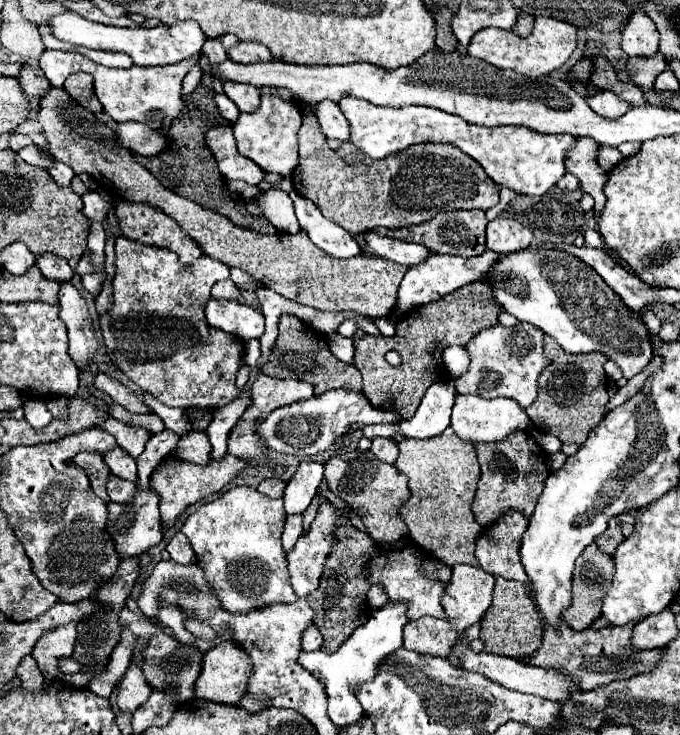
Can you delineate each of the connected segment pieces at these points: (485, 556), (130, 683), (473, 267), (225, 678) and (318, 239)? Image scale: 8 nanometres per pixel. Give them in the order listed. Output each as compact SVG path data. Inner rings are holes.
M506 510L498 522L494 526L488 526L480 532L480 536L476 538L476 560L480 564L482 570L494 574L494 576L502 576L502 578L510 578L510 580L526 580L528 576L524 572L524 566L520 562L520 540L522 534L528 528L528 520L522 512L516 510Z
M136 639L130 666L128 666L126 674L122 676L122 680L118 684L116 704L122 712L134 712L152 694L152 688L146 684L146 678L142 676L142 668L140 668L142 666L143 651L147 645L147 640Z
M486 250L484 254L474 256L474 258L462 258L462 256L452 256L452 254L430 252L424 262L420 262L418 266L412 266L412 268L406 272L406 276L404 276L402 284L400 284L400 290L398 290L396 310L408 312L408 310L412 310L414 306L422 306L422 304L440 300L442 296L454 292L456 288L480 280L480 278L488 272L490 264L494 264L494 260L496 260L498 256L500 256L500 254L494 254L494 252L490 252L490 250Z
M220 642L202 656L202 672L194 684L194 694L196 698L210 702L234 704L234 700L242 696L242 684L246 684L246 676L250 676L250 660L246 660L246 654L234 642Z
M290 192L290 198L296 208L296 218L300 222L300 230L308 234L308 238L322 248L324 252L336 256L336 258L352 258L360 254L360 246L356 240L338 224L324 218L310 200L304 196L298 196L296 192Z

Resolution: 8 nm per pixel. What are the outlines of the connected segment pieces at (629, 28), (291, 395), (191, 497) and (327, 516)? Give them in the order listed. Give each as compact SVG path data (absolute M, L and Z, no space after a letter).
M642 8L634 10L622 26L622 50L628 56L650 56L658 52L658 30Z
M259 372L252 398L254 398L254 422L272 410L294 404L298 400L308 400L314 396L314 388L306 382L294 379L268 378Z
M226 456L224 462L210 462L208 466L198 466L190 462L178 462L178 460L168 460L164 462L150 480L150 486L160 494L160 514L162 514L162 532L172 528L178 520L178 516L192 504L196 504L202 498L210 498L218 494L224 486L232 482L230 478L230 458Z
M322 502L320 508L318 508L318 516L316 516L314 526L310 526L310 532L306 536L298 538L294 550L288 554L290 582L292 582L294 592L300 598L308 596L310 592L314 592L318 588L318 582L320 582L320 576L322 576L320 572L322 572L322 566L324 566L324 556L328 556L328 552L334 546L334 526L338 526L340 518L348 516L348 514L350 512L346 512L346 510L336 510L334 504L330 504L330 502Z

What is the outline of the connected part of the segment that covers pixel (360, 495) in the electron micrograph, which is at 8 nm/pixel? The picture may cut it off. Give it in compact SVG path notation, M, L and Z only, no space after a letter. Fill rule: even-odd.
M370 450L368 452L340 452L332 456L324 464L324 480L328 488L342 498L358 516L362 518L362 524L366 526L370 538L378 544L394 542L406 536L406 526L402 526L402 518L398 516L398 508L404 500L408 500L408 476L398 472L390 464L382 464Z

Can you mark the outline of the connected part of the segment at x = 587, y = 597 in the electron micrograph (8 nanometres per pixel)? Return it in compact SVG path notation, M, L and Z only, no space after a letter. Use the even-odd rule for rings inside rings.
M590 544L588 548L584 548L584 552L576 560L576 568L574 568L574 576L572 576L572 602L562 612L562 616L570 624L570 628L586 630L592 626L592 622L600 616L600 606L602 606L606 592L610 590L612 576L614 576L612 556L600 552L596 544Z

